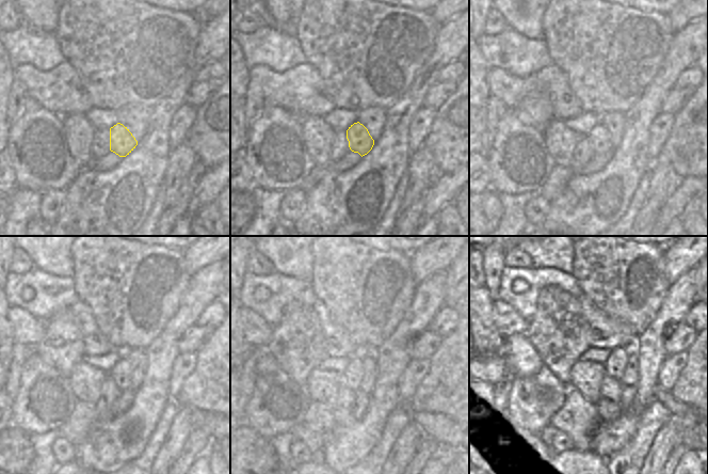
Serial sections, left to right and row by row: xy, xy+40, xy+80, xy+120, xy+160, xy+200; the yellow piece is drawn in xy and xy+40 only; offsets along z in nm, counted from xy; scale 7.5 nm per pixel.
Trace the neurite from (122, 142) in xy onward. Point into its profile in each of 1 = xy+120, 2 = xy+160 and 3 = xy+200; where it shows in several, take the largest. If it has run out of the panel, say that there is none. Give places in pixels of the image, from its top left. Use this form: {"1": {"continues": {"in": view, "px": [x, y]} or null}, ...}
{"1": {"continues": {"in": "xy+120", "px": [121, 374]}}, "2": {"continues": {"in": "xy+160", "px": [360, 367]}}, "3": {"continues": {"in": "xy+200", "px": [611, 366]}}}

